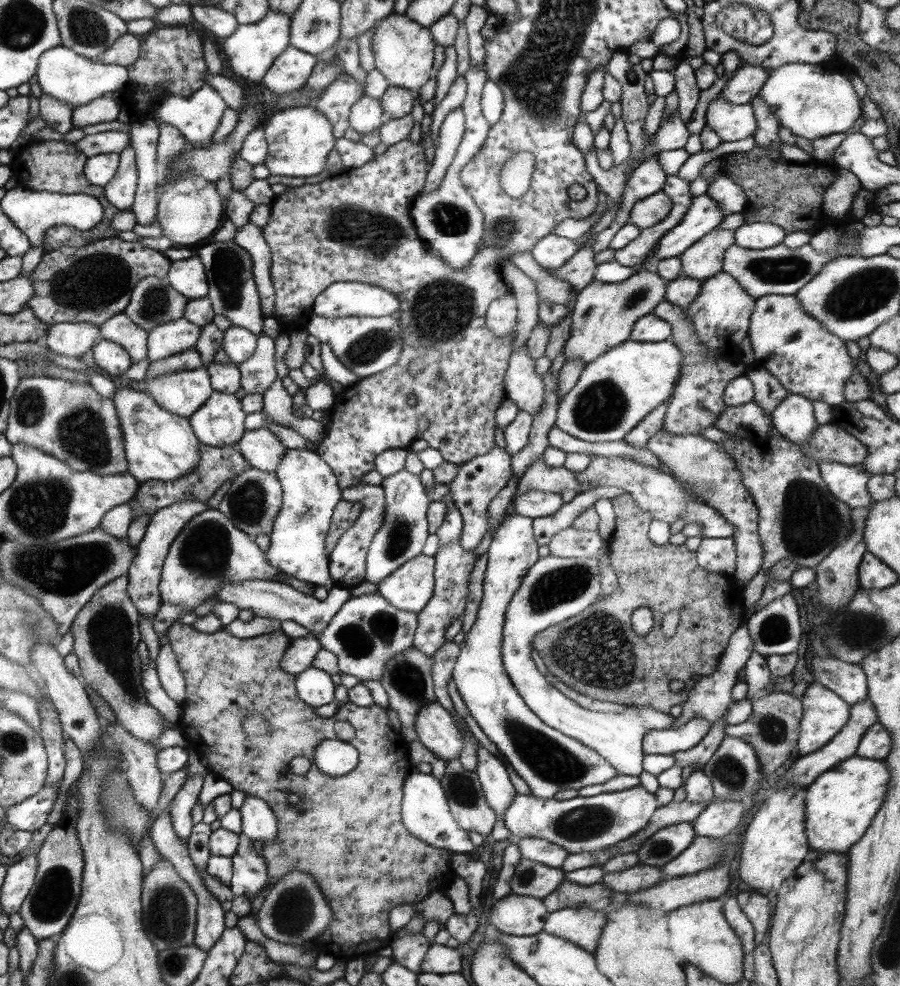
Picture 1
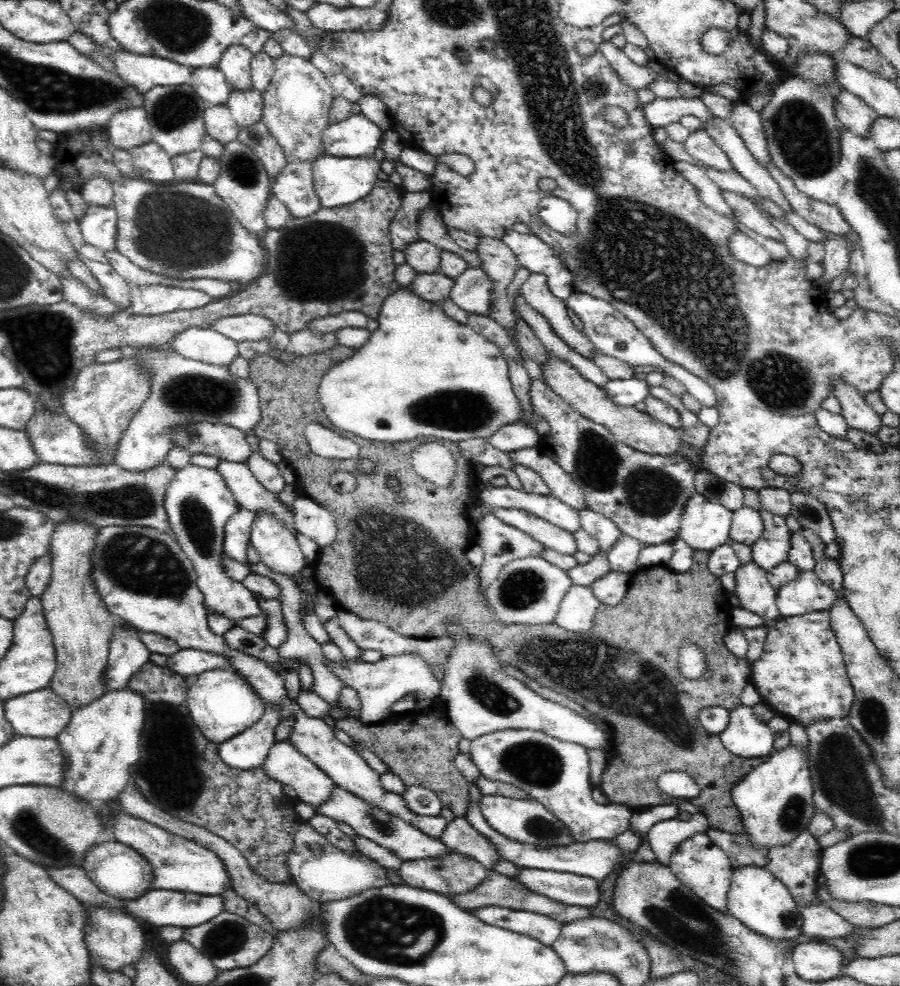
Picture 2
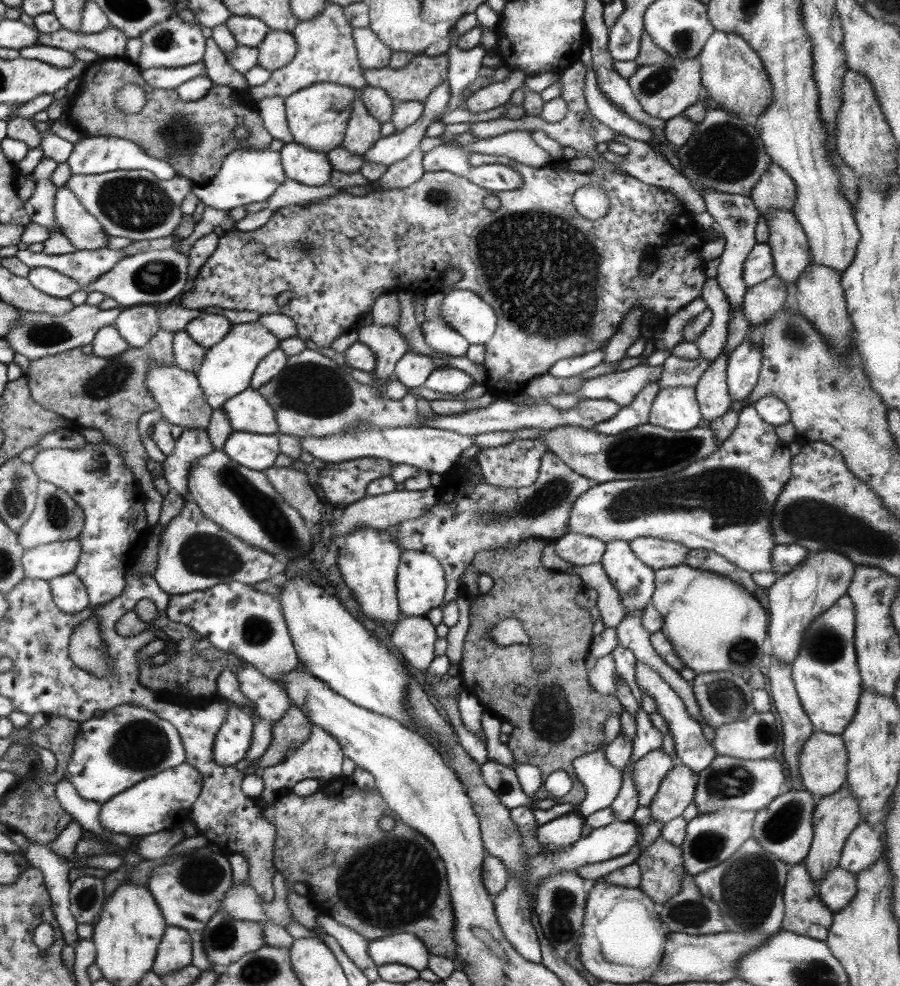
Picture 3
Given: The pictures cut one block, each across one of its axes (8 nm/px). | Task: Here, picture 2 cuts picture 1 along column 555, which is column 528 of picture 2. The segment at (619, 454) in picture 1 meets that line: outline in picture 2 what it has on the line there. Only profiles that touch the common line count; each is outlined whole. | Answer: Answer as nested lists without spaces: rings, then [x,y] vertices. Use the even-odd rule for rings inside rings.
[[[510,424],[504,426],[500,432],[496,432],[488,442],[508,454],[508,452],[516,452],[516,450],[524,450],[524,448],[538,448],[544,436],[538,434],[538,430],[528,428],[524,424]]]

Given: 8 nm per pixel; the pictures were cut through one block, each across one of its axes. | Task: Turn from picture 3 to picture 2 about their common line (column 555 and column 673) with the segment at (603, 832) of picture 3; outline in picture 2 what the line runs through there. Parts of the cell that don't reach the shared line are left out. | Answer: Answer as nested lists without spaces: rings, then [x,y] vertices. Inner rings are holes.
[[[698,834],[692,836],[690,840],[682,842],[676,852],[672,854],[672,860],[668,864],[668,868],[672,870],[672,874],[688,888],[692,890],[706,906],[720,910],[726,914],[726,902],[728,902],[728,892],[732,886],[732,878],[734,872],[732,870],[732,862],[728,860],[728,856],[724,856],[724,852],[720,848],[716,848],[716,844],[712,844],[706,834]]]

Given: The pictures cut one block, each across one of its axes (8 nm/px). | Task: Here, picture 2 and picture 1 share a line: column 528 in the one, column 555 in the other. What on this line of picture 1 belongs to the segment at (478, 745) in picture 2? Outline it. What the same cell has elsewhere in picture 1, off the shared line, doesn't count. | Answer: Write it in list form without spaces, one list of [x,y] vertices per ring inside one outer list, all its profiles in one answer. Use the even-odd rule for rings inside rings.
[[[519,514],[505,518],[497,526],[491,546],[487,550],[483,600],[475,616],[477,622],[465,634],[465,646],[457,656],[451,678],[469,710],[469,716],[473,716],[477,726],[493,742],[499,754],[503,754],[507,766],[513,768],[515,774],[531,788],[531,796],[551,800],[561,790],[579,790],[585,786],[603,784],[617,776],[617,772],[595,750],[583,746],[581,742],[575,742],[573,738],[563,736],[559,730],[545,726],[531,712],[531,708],[527,708],[525,700],[519,696],[503,668],[501,644],[505,612],[525,574],[537,560],[539,544],[533,536],[533,520]]]

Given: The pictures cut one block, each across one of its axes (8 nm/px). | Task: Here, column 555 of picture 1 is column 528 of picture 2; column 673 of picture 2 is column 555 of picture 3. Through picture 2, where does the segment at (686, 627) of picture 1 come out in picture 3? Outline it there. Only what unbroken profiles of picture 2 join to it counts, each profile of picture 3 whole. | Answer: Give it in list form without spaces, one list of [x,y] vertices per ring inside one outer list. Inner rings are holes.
[[[527,538],[525,542],[521,542],[517,546],[517,550],[511,552],[477,552],[473,556],[471,566],[479,572],[485,574],[489,578],[493,578],[493,588],[483,594],[477,602],[471,604],[471,612],[469,612],[469,632],[465,636],[463,642],[463,652],[461,652],[461,664],[459,664],[459,678],[461,678],[461,686],[473,694],[475,698],[479,698],[479,702],[485,706],[485,710],[493,710],[501,720],[509,722],[513,726],[513,732],[507,736],[507,748],[513,752],[513,764],[511,768],[519,766],[519,764],[533,764],[541,770],[541,778],[545,782],[545,778],[555,772],[555,770],[565,770],[569,774],[569,778],[573,780],[571,790],[565,796],[555,798],[553,794],[549,794],[545,790],[545,786],[541,786],[535,792],[535,800],[541,800],[543,804],[569,804],[573,810],[579,808],[579,804],[585,800],[585,788],[579,782],[575,770],[573,770],[573,760],[583,756],[583,754],[593,754],[595,750],[603,748],[603,740],[605,740],[605,720],[611,714],[619,714],[621,712],[621,702],[617,696],[607,696],[607,694],[599,694],[593,684],[589,684],[589,670],[585,668],[585,660],[589,656],[589,648],[593,642],[593,634],[591,634],[591,612],[579,608],[579,604],[575,602],[577,592],[583,590],[581,578],[577,574],[567,574],[567,572],[553,572],[549,568],[543,566],[541,556],[545,550],[545,542],[543,540],[535,540],[535,538]],[[503,618],[515,618],[521,620],[525,634],[529,636],[529,640],[521,646],[497,646],[487,638],[487,628],[493,626],[493,622],[499,622]],[[535,650],[545,650],[545,658],[547,664],[543,666],[535,666],[533,658],[535,658]],[[517,686],[525,686],[525,698],[517,696],[515,688]]]

